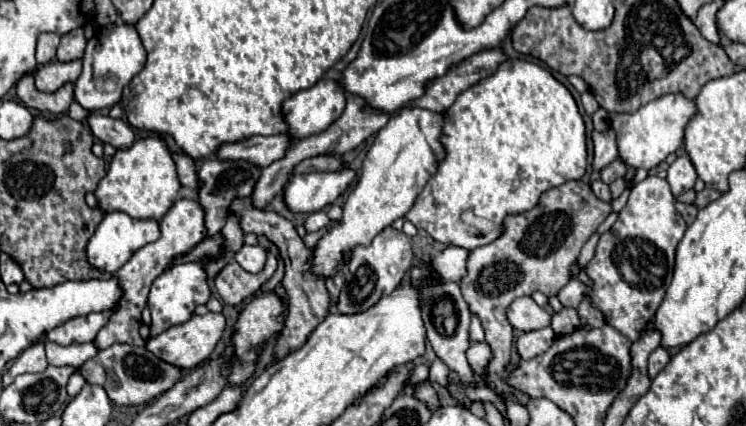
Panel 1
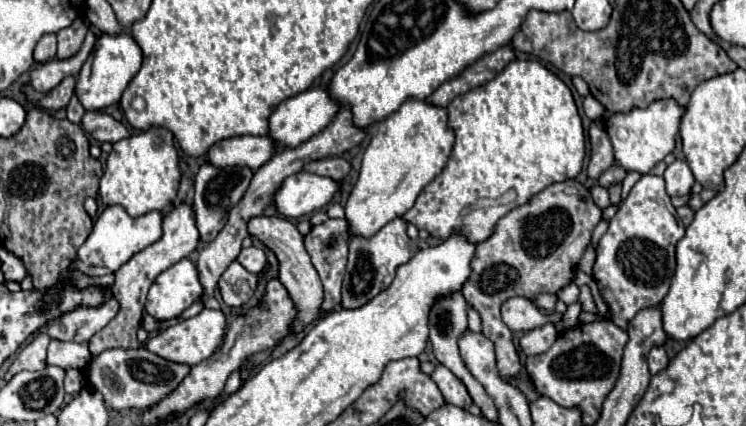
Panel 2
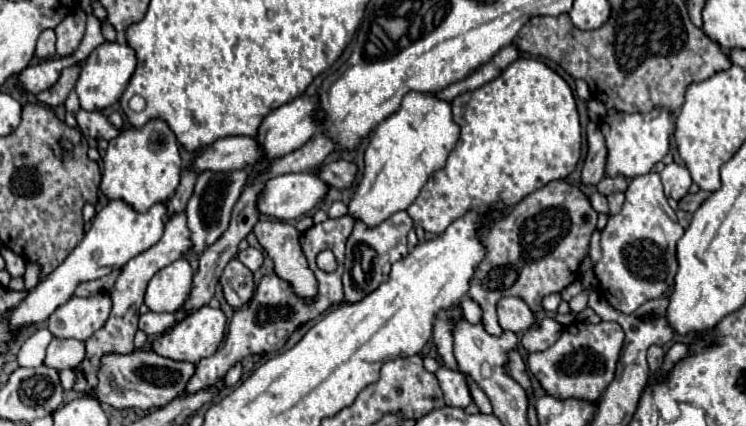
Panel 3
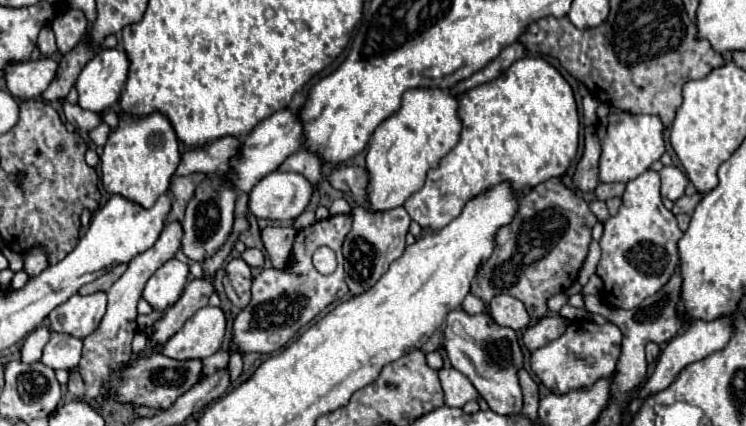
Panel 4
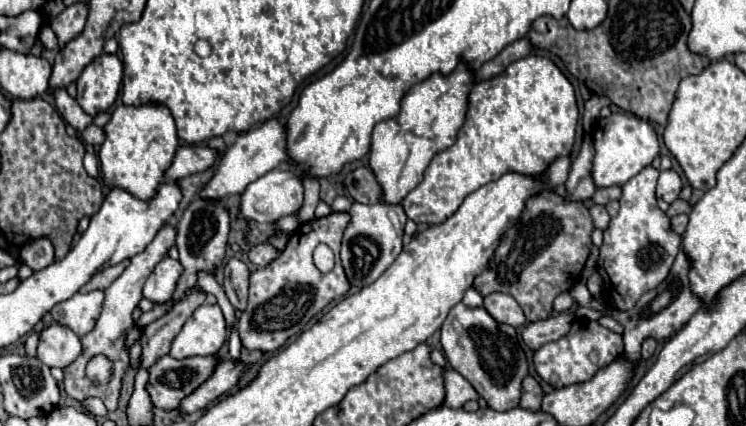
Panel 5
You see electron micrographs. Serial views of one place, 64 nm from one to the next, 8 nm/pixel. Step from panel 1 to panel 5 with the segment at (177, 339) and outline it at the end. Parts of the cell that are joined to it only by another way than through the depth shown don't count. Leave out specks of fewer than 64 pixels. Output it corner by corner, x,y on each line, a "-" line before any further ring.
202,304
184,324
180,334
172,340
172,358
214,356
226,342
226,322
218,304

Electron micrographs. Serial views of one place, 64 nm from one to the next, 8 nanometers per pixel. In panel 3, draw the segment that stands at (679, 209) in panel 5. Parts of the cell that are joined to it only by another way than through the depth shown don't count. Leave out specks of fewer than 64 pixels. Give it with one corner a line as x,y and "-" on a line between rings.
700,190
698,194
686,194
682,200
680,200
680,208
686,210
686,212
696,212
700,208
700,204
708,198
710,194
706,190

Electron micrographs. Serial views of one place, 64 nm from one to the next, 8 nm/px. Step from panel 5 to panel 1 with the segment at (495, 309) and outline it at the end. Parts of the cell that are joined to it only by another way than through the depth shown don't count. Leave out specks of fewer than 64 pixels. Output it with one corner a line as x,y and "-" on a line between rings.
530,296
516,298
508,310
510,324
522,332
532,332
532,330
550,326
550,316
552,314
548,310
544,310
542,306
538,306

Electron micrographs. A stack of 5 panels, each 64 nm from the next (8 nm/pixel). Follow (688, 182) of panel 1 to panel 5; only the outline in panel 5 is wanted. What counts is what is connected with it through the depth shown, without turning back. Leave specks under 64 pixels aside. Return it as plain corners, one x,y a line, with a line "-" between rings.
660,170
658,188
656,188
658,198
662,198
666,202
674,202
680,196
680,190
682,190
682,178
678,176
678,172
674,172
674,170

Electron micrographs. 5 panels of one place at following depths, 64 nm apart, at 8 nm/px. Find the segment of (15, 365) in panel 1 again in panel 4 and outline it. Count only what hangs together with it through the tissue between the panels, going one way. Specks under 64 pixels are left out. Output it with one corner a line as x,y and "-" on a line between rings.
40,326
40,328
32,330
32,332
26,336
24,344
22,344
22,350
20,350
22,358
20,358
20,360
22,360
24,364
36,364
36,362
40,362
42,350
44,350
44,346
46,346
48,340
50,340
50,330
48,330
48,328

